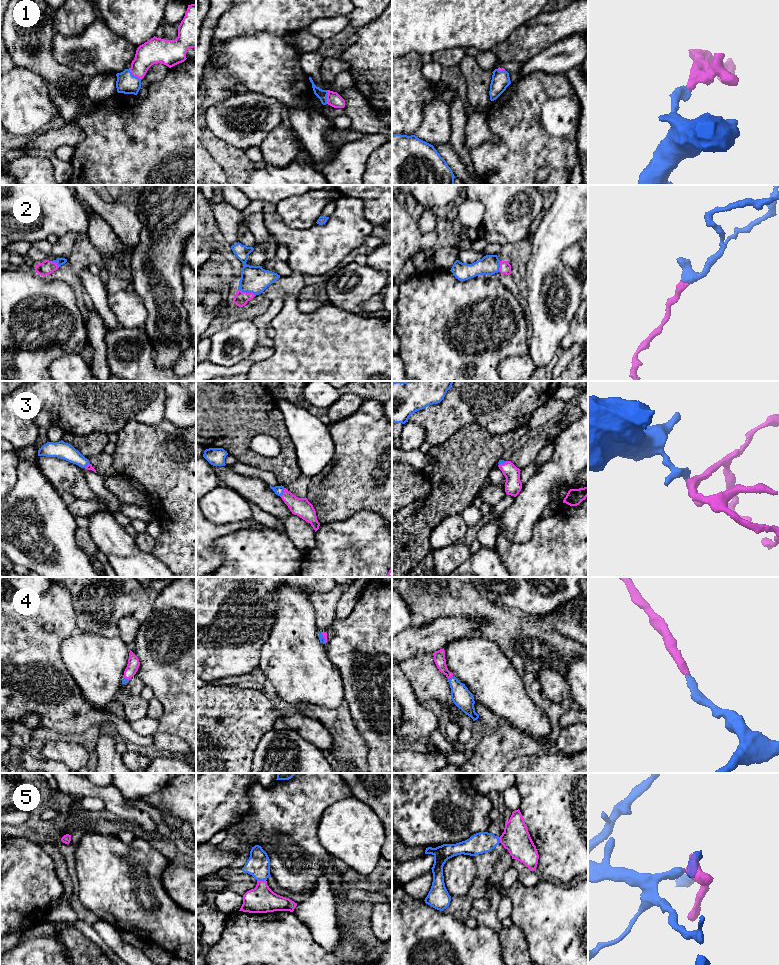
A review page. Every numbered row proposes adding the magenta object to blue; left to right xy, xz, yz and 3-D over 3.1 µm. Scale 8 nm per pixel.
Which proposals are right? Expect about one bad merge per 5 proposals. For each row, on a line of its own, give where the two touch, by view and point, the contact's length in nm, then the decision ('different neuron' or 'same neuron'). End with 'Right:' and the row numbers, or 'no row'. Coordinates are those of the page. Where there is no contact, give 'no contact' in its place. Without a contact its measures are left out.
1: contact xy (134, 76); length 140 nm; same neuron
2: contact xz (247, 292); length 140 nm; same neuron
3: contact xz (283, 491); length 80 nm; same neuron
4: contact yz (451, 677); length 50 nm; same neuron
5: contact xz (261, 880); length 70 nm; same neuron
Right: 1, 2, 3, 4, 5

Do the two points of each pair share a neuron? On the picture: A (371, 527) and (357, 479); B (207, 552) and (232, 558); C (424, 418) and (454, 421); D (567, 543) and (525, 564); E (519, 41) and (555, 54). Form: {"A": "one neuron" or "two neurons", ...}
{"A": "two neurons", "B": "two neurons", "C": "one neuron", "D": "one neuron", "E": "two neurons"}

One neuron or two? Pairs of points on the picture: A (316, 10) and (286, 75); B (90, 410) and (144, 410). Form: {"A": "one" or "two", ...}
{"A": "two", "B": "one"}

